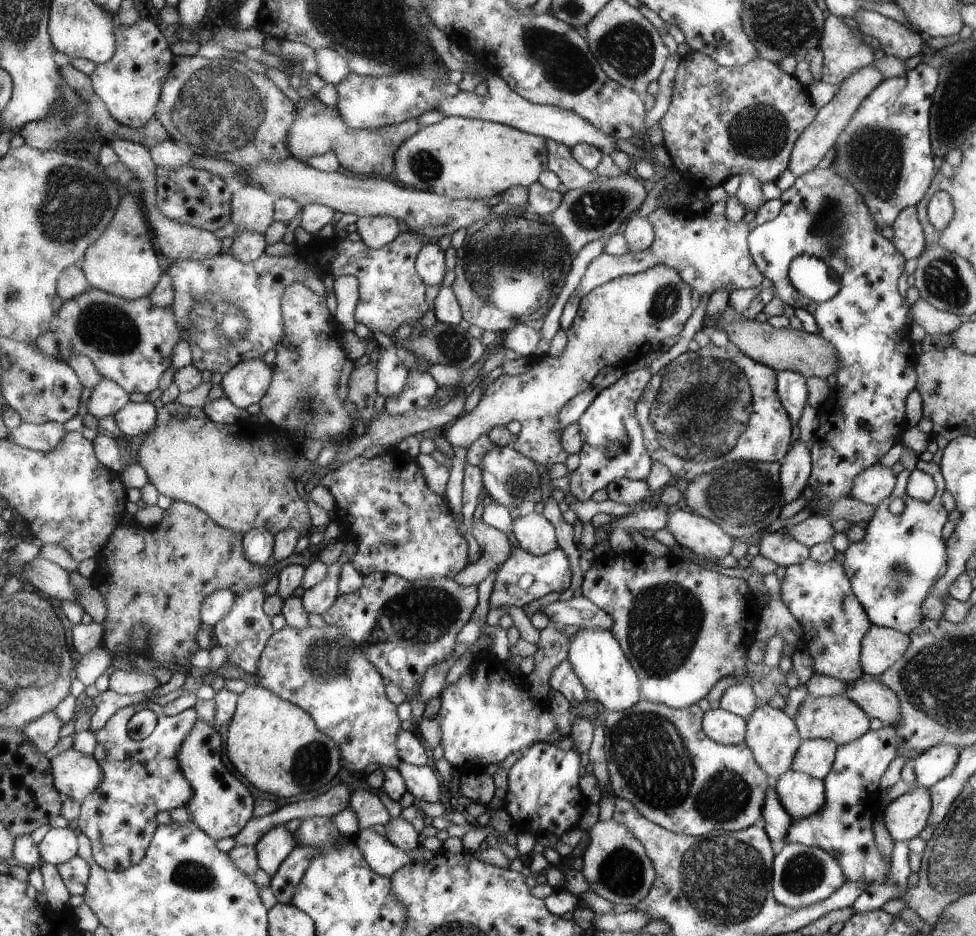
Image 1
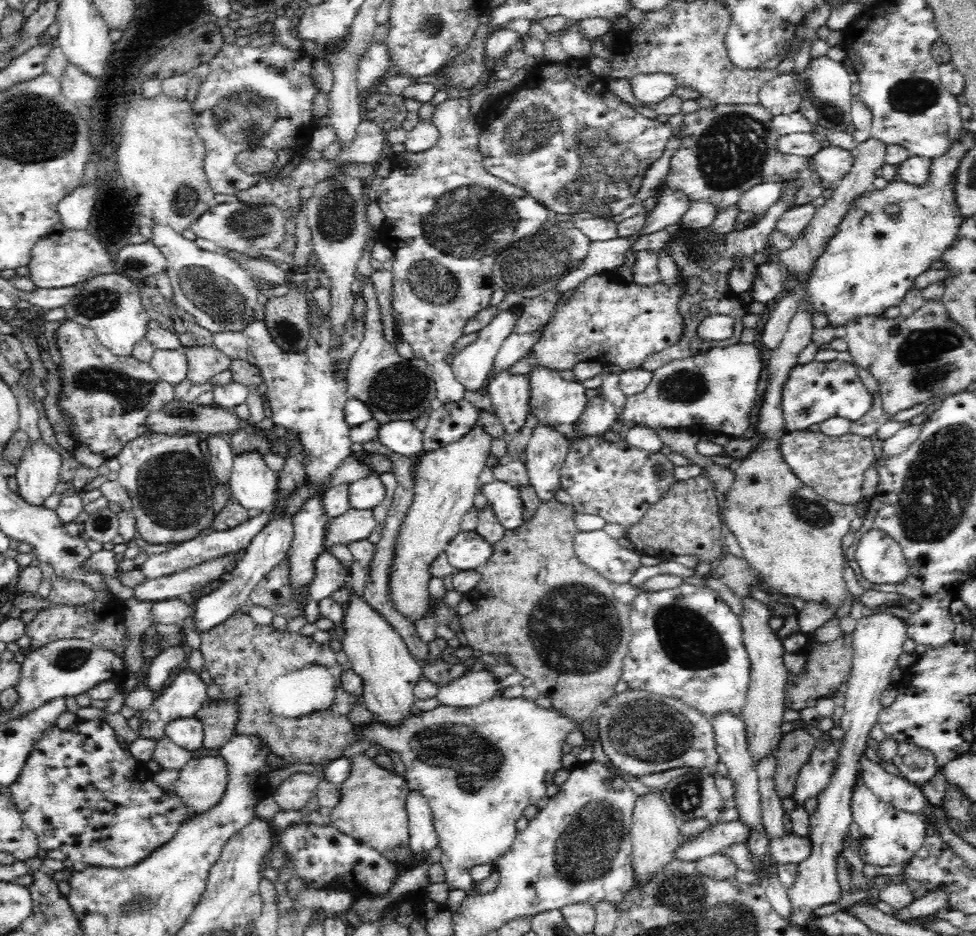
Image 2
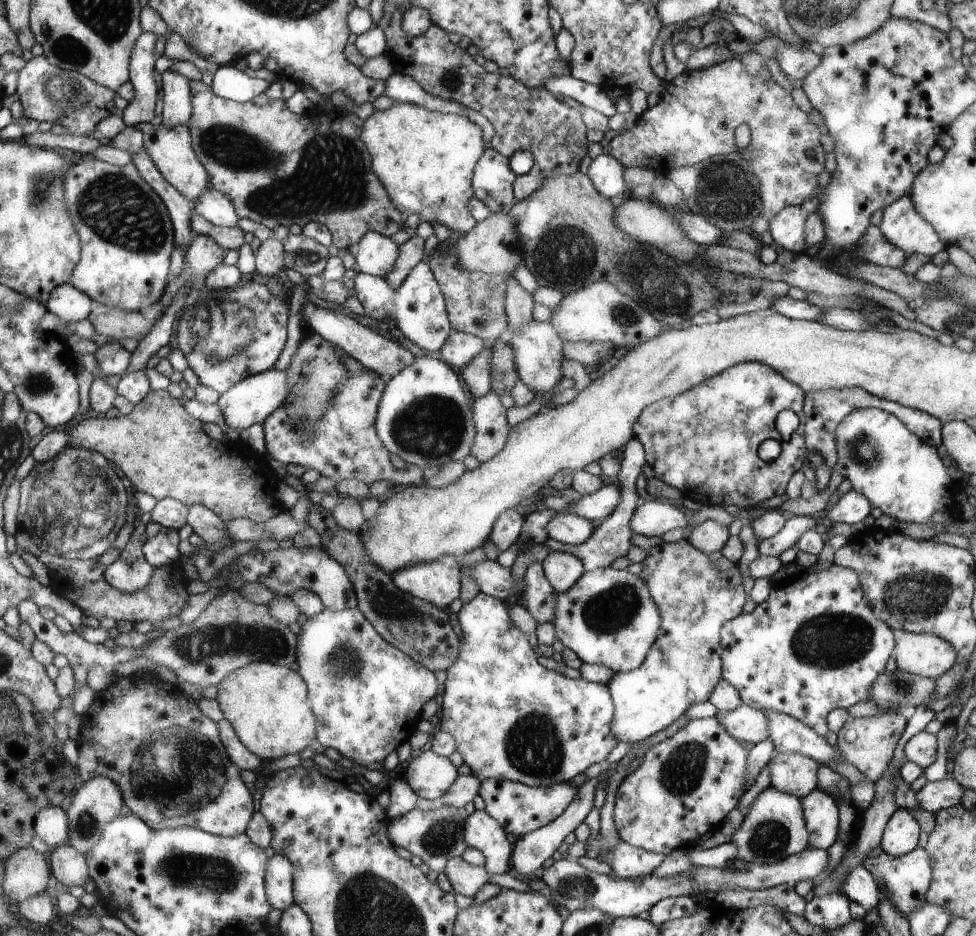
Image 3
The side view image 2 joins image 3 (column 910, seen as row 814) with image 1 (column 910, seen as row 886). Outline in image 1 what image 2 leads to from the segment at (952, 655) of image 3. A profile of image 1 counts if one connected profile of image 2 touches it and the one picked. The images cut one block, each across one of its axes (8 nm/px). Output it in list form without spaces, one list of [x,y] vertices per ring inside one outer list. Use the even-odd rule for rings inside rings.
[[[871,625],[862,642],[861,666],[864,674],[880,676],[905,654],[910,644],[911,637],[907,633]]]

